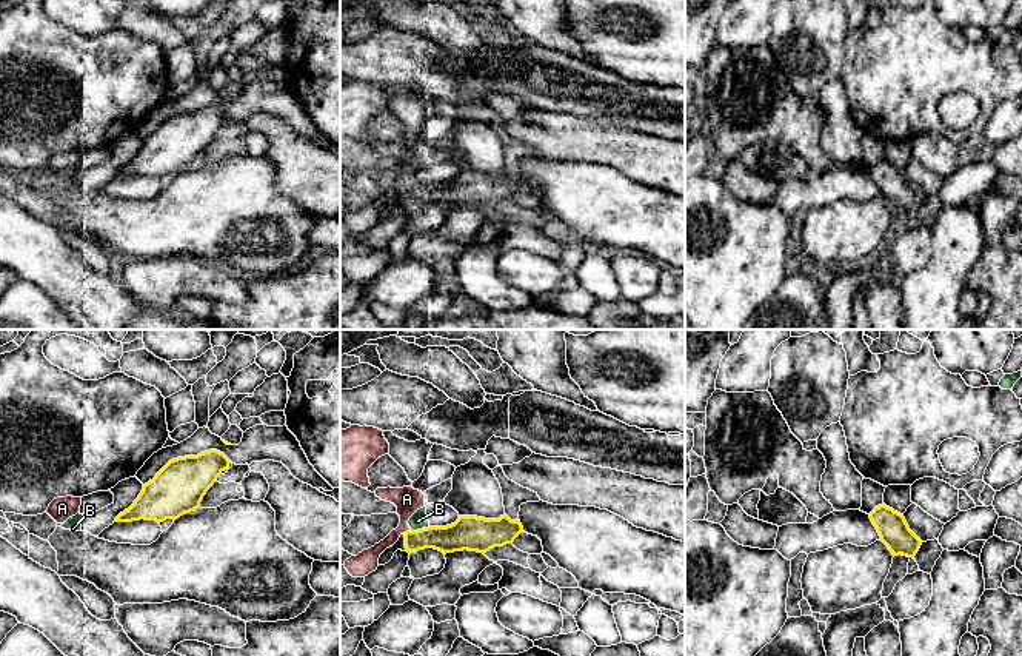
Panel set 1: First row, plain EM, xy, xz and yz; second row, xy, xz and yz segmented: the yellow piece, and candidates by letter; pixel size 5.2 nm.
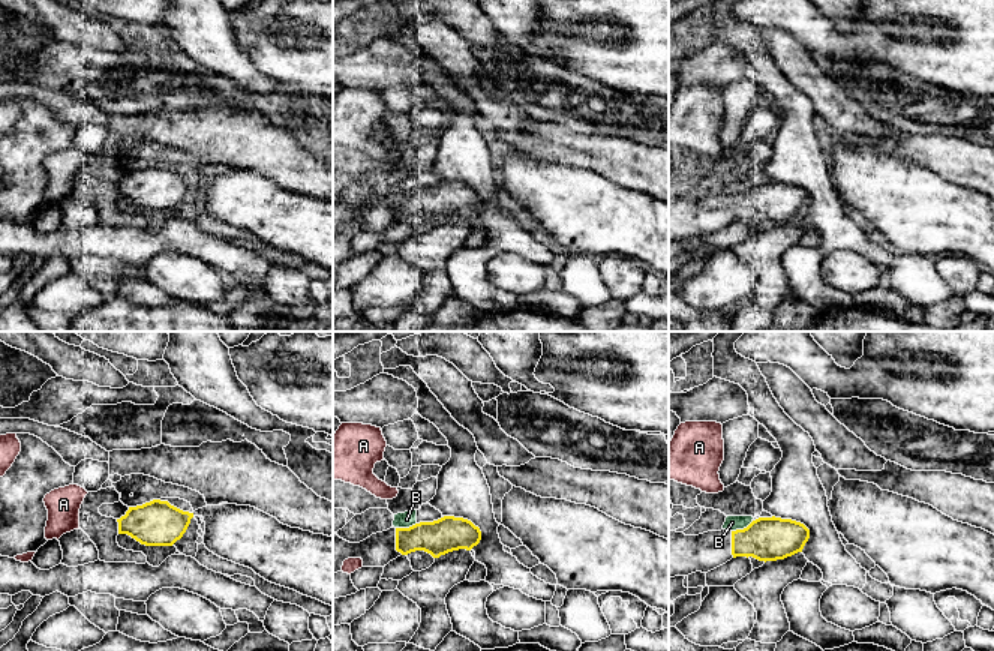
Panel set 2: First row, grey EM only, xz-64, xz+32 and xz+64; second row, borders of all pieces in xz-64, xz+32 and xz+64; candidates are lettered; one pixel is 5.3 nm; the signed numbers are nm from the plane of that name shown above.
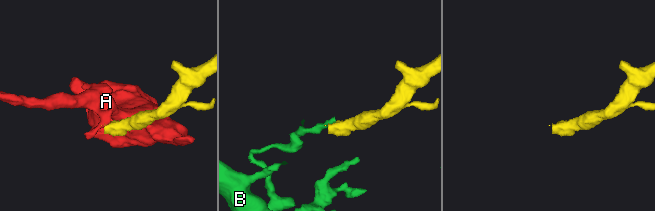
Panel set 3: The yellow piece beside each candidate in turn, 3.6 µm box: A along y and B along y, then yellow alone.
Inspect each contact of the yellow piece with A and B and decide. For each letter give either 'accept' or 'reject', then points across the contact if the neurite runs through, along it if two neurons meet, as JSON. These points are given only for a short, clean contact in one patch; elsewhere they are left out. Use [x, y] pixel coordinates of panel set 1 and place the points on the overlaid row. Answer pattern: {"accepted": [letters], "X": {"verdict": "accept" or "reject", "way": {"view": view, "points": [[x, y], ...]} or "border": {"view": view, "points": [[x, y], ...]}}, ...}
{"accepted": [], "A": {"verdict": "reject"}, "B": {"verdict": "reject"}}

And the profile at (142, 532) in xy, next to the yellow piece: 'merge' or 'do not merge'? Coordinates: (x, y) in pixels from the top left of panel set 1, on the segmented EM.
do not merge

